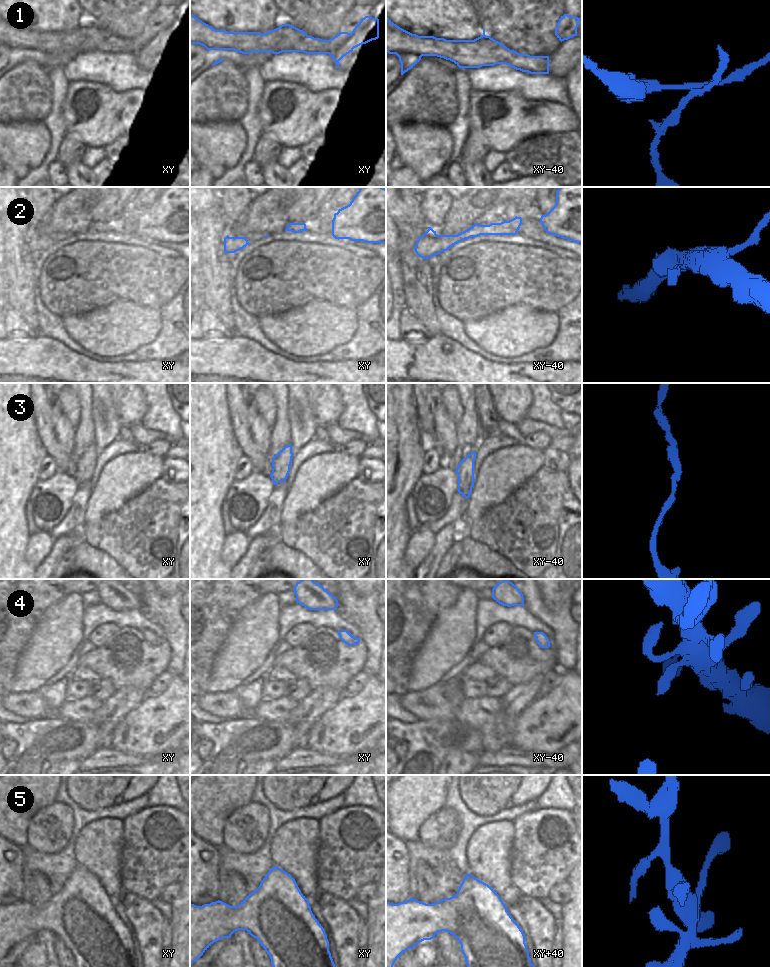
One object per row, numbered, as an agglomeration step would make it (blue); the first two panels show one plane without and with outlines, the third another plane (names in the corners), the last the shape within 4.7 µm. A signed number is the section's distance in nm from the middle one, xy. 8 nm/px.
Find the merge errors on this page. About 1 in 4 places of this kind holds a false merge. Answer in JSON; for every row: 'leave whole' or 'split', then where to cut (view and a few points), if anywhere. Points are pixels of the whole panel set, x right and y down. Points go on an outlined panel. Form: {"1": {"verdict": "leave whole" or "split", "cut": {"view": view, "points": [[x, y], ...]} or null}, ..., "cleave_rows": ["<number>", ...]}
{"1": {"verdict": "split", "cut": {"view": "xy", "points": [[350, 34], [328, 53]]}}, "2": {"verdict": "leave whole", "cut": null}, "3": {"verdict": "leave whole", "cut": null}, "4": {"verdict": "leave whole", "cut": null}, "5": {"verdict": "leave whole", "cut": null}, "cleave_rows": ["1"]}

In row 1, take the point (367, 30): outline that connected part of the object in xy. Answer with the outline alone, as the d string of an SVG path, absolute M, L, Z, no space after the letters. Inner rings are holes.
M365 16L355 26L350 36L336 48L331 50L329 55L335 61L339 69L339 61L353 51L354 48L379 38L379 19Z

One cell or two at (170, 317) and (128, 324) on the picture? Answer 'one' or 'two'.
two

